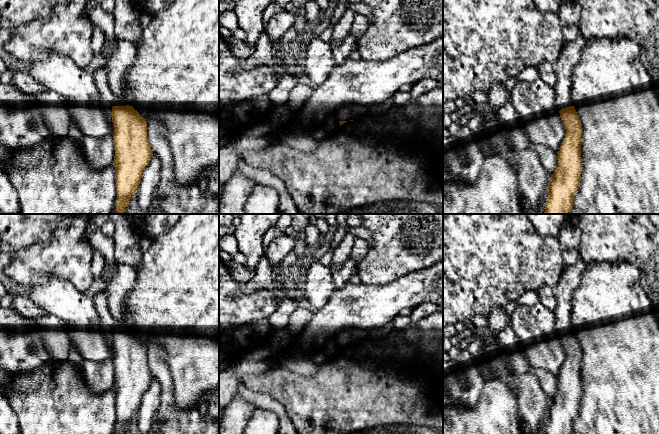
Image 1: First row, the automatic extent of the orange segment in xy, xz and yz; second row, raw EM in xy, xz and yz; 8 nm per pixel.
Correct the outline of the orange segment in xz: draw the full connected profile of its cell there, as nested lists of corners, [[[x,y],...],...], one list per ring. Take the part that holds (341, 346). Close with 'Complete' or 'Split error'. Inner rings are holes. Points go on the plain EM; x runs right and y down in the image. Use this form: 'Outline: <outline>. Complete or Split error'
Outline: [[[350,328],[341,331],[336,336],[336,341],[339,344],[340,350],[347,345],[358,344],[369,338],[369,331],[366,329]]]. Split error

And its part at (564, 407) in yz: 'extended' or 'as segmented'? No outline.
extended

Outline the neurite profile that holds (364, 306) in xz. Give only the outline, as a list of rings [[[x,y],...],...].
[[[443,261],[424,270],[402,275],[385,284],[347,283],[343,287],[337,288],[321,308],[313,310],[310,321],[295,339],[300,339],[306,344],[324,346],[330,338],[336,338],[336,336],[345,329],[358,328],[369,331],[376,327],[382,327],[393,322],[401,310],[405,308],[413,309],[424,303],[432,303],[436,305],[439,310],[443,310]]]

